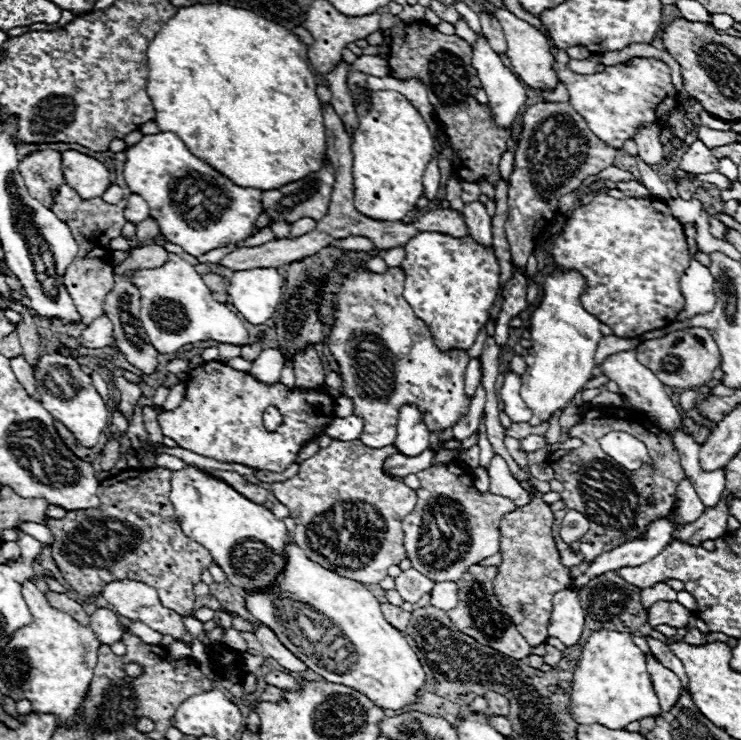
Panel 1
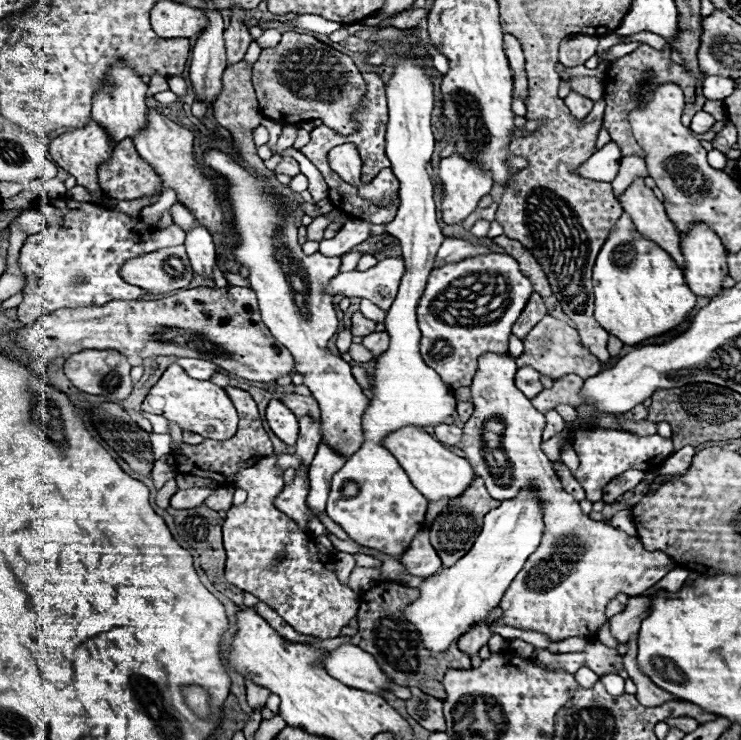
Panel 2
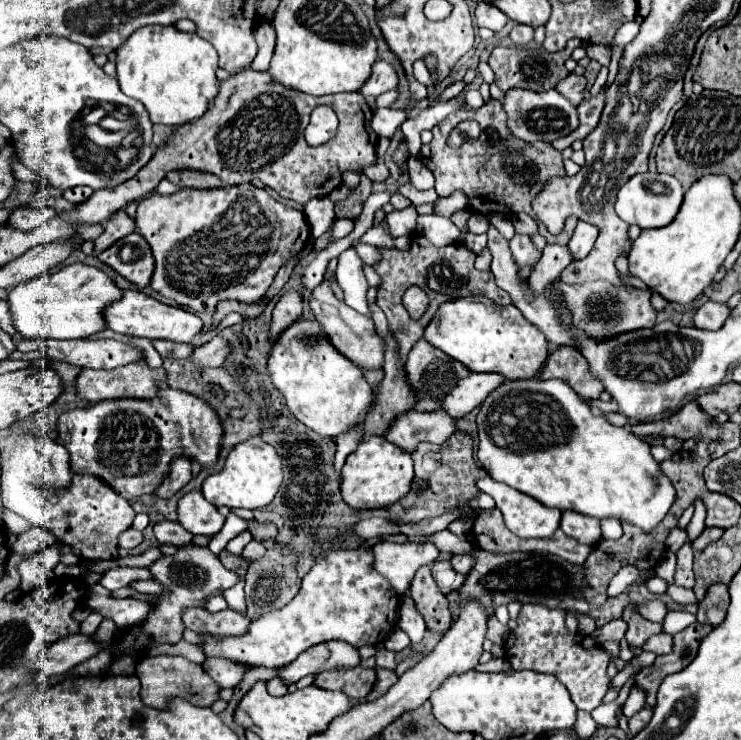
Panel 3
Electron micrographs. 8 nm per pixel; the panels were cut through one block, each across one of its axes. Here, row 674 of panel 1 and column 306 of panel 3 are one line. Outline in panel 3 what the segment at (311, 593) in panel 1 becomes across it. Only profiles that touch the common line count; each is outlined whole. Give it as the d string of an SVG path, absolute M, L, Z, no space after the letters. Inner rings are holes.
M312 318L296 320L286 332L282 332L282 336L276 342L272 342L268 372L272 374L274 386L284 394L290 412L324 438L336 440L340 434L346 434L348 430L358 426L374 402L372 386L366 382L362 370L350 364L350 360L346 360L328 340L324 340L324 336L320 334L320 324Z

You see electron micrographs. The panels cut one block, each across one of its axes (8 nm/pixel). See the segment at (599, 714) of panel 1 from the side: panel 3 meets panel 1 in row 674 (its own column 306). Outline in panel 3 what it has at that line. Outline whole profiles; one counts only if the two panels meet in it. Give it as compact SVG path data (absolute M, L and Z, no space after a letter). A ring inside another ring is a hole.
M370 546L328 552L326 558L318 560L302 578L300 592L284 608L254 620L250 624L250 632L244 636L224 640L204 636L204 654L224 656L252 666L282 668L298 658L298 654L320 642L344 640L356 648L384 642L396 626L400 596L392 592L388 580L378 576L372 564L374 554Z

